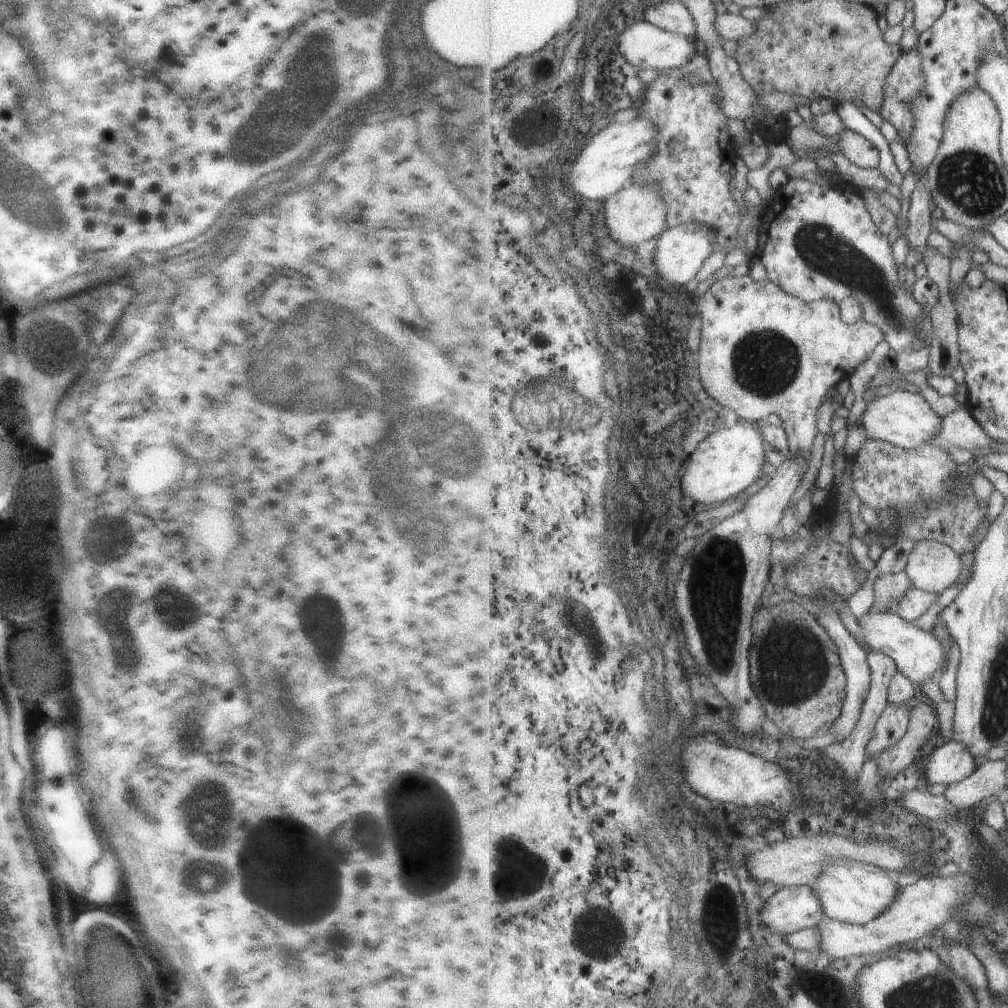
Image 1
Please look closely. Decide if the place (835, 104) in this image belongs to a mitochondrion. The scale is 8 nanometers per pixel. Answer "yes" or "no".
no

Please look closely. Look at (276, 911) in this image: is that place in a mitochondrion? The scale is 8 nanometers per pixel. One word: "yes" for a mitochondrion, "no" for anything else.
yes

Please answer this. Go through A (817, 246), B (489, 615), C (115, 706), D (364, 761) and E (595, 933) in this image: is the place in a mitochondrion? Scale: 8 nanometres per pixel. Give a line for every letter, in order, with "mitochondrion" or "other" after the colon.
A: mitochondrion
B: other
C: other
D: other
E: mitochondrion

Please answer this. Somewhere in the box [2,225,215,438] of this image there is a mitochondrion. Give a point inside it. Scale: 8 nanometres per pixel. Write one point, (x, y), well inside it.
(42, 334)

